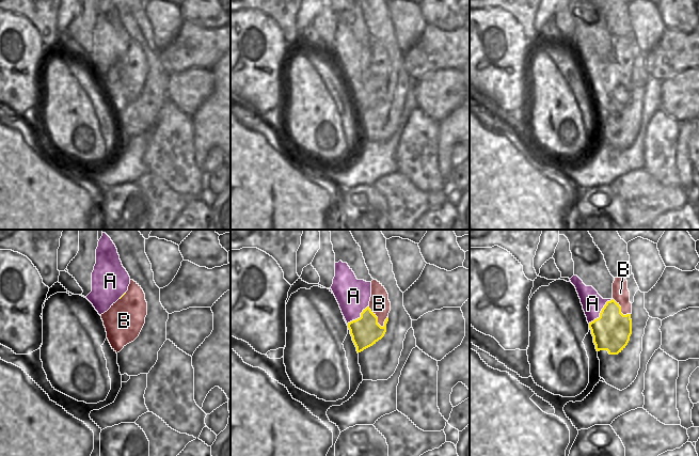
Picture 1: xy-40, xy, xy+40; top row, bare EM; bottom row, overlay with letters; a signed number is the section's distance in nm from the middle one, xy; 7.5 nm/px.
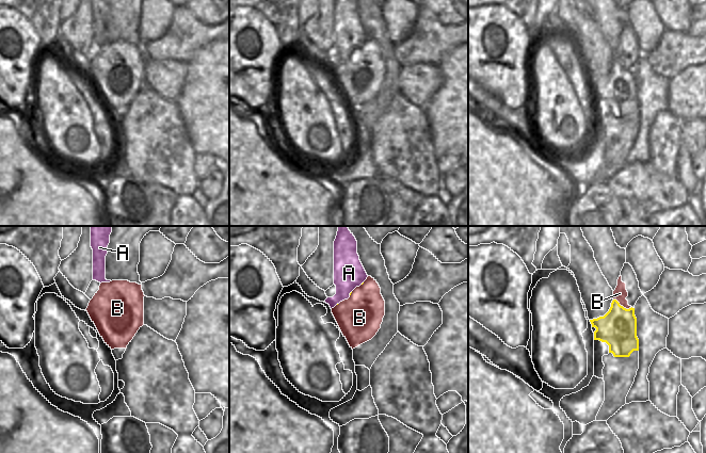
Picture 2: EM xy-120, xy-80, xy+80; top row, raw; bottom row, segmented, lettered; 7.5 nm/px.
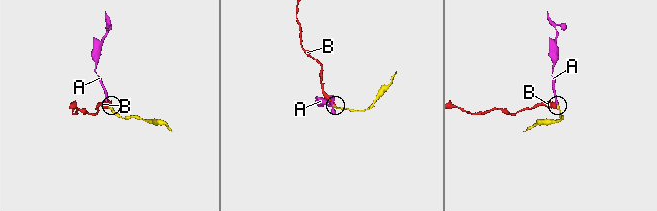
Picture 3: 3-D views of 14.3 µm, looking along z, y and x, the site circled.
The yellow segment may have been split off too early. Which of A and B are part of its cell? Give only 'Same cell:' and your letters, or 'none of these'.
Same cell: A

